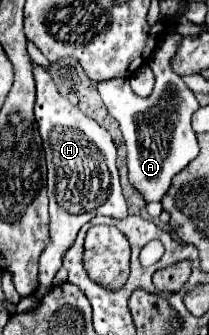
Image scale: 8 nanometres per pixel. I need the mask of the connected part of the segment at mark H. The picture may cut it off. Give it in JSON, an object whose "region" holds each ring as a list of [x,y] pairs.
{"region":[[[33,64],[33,78],[37,86],[35,120],[47,156],[47,190],[49,190],[49,216],[51,216],[51,244],[39,258],[39,286],[51,286],[57,270],[61,268],[63,252],[73,244],[79,228],[95,216],[113,216],[123,220],[127,204],[119,184],[115,166],[115,144],[105,128],[87,118],[79,108],[71,108],[67,98],[61,98],[49,72]]]}

